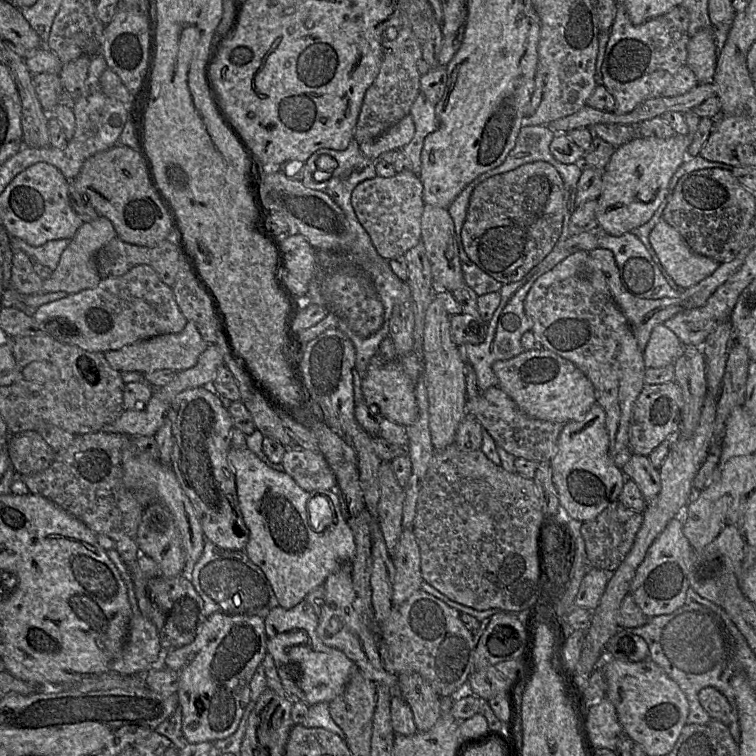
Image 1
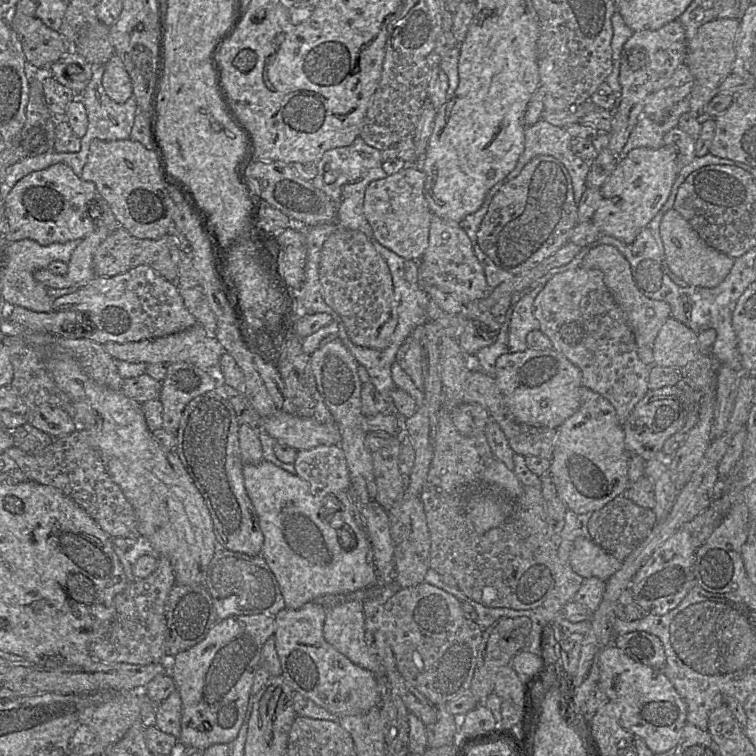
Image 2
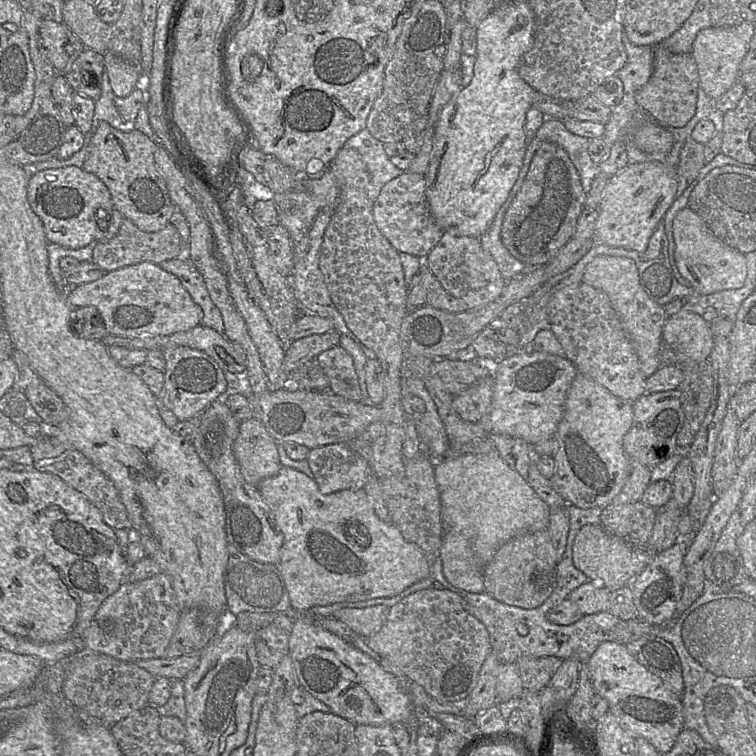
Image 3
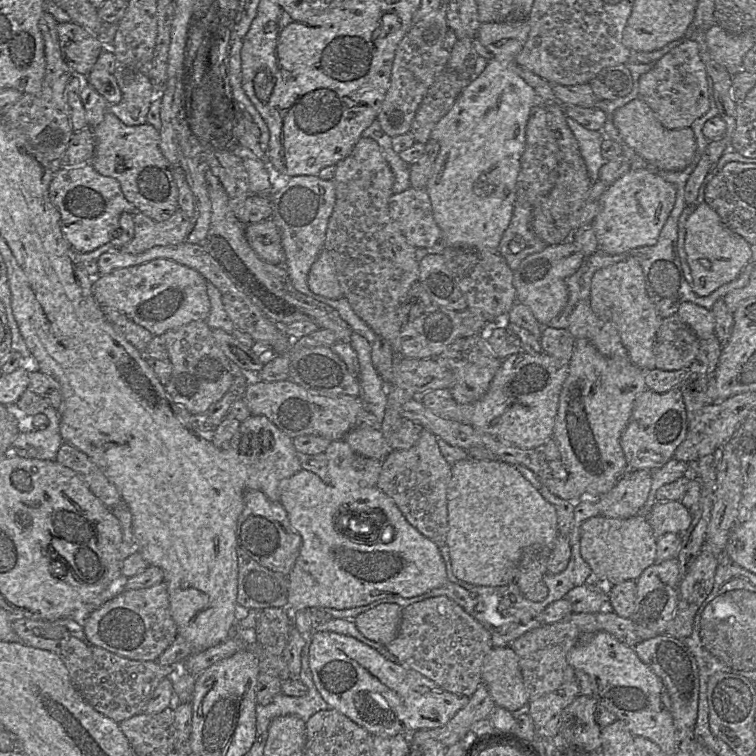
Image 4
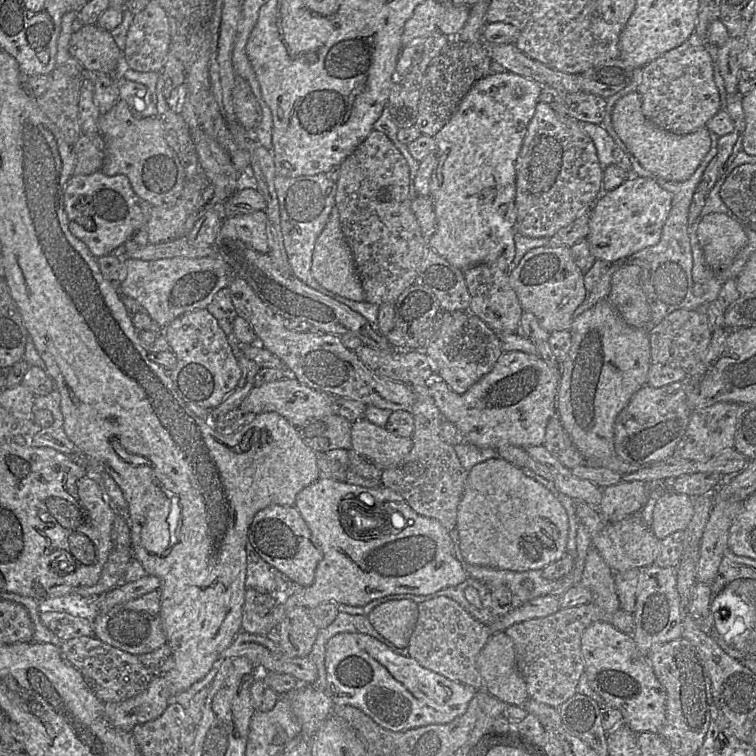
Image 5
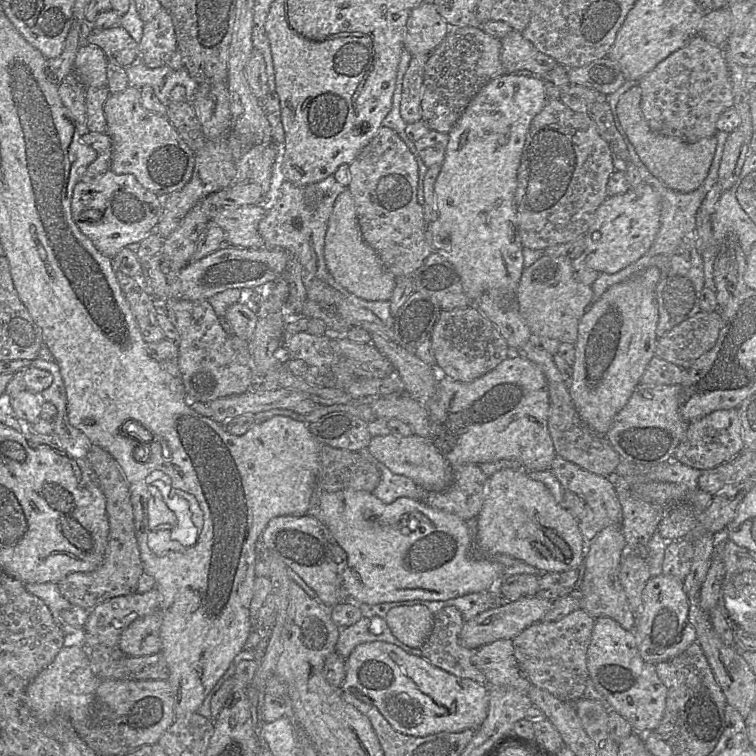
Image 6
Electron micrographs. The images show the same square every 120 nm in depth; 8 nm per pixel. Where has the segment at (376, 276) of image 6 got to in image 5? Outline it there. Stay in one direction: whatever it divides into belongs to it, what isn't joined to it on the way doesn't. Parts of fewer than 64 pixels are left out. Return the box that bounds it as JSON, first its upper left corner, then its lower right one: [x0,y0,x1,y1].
[312,205,366,301]

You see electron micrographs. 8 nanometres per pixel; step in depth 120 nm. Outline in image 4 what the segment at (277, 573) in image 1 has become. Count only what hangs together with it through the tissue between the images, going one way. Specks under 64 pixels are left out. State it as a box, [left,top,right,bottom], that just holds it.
[279,469,448,614]

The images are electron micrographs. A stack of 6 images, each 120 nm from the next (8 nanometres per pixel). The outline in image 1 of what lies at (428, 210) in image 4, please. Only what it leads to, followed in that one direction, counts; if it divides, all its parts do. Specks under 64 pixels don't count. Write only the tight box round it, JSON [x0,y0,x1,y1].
[351,170,425,259]

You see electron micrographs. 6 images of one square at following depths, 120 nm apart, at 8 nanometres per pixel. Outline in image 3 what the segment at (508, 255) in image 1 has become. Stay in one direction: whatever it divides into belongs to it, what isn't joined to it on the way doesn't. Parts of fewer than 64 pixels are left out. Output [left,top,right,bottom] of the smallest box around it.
[501,142,585,267]

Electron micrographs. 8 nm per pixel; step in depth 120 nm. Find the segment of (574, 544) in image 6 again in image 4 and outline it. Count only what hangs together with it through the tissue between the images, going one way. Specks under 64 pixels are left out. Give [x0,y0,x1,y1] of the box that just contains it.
[447,460,559,586]

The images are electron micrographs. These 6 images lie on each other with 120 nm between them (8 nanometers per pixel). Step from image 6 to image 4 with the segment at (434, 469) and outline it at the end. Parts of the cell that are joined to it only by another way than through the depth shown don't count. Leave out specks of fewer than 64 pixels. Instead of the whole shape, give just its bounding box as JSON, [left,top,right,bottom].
[344,428,392,461]

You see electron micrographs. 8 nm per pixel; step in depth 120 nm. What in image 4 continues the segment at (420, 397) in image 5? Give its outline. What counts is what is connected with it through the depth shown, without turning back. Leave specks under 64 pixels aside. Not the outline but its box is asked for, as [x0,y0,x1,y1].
[376,429,451,548]

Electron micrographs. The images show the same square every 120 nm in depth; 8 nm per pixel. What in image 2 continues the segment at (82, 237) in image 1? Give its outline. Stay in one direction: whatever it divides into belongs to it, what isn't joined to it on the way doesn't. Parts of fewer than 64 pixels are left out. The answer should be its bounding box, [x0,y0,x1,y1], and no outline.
[65,227,110,287]

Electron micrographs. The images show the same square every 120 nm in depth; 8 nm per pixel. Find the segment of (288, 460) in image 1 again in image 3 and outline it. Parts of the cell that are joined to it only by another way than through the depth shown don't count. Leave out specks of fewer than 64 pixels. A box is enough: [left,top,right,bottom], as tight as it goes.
[307,443,371,495]

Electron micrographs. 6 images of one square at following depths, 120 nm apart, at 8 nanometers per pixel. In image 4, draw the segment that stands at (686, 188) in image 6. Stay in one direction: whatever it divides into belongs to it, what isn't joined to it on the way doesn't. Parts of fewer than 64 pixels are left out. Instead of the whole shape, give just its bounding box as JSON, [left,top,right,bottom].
[613,98,697,171]

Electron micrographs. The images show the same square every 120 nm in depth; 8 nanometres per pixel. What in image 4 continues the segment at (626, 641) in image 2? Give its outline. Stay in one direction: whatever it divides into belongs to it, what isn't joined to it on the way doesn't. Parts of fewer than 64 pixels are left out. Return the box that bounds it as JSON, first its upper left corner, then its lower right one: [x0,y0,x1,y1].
[634,634,699,744]

